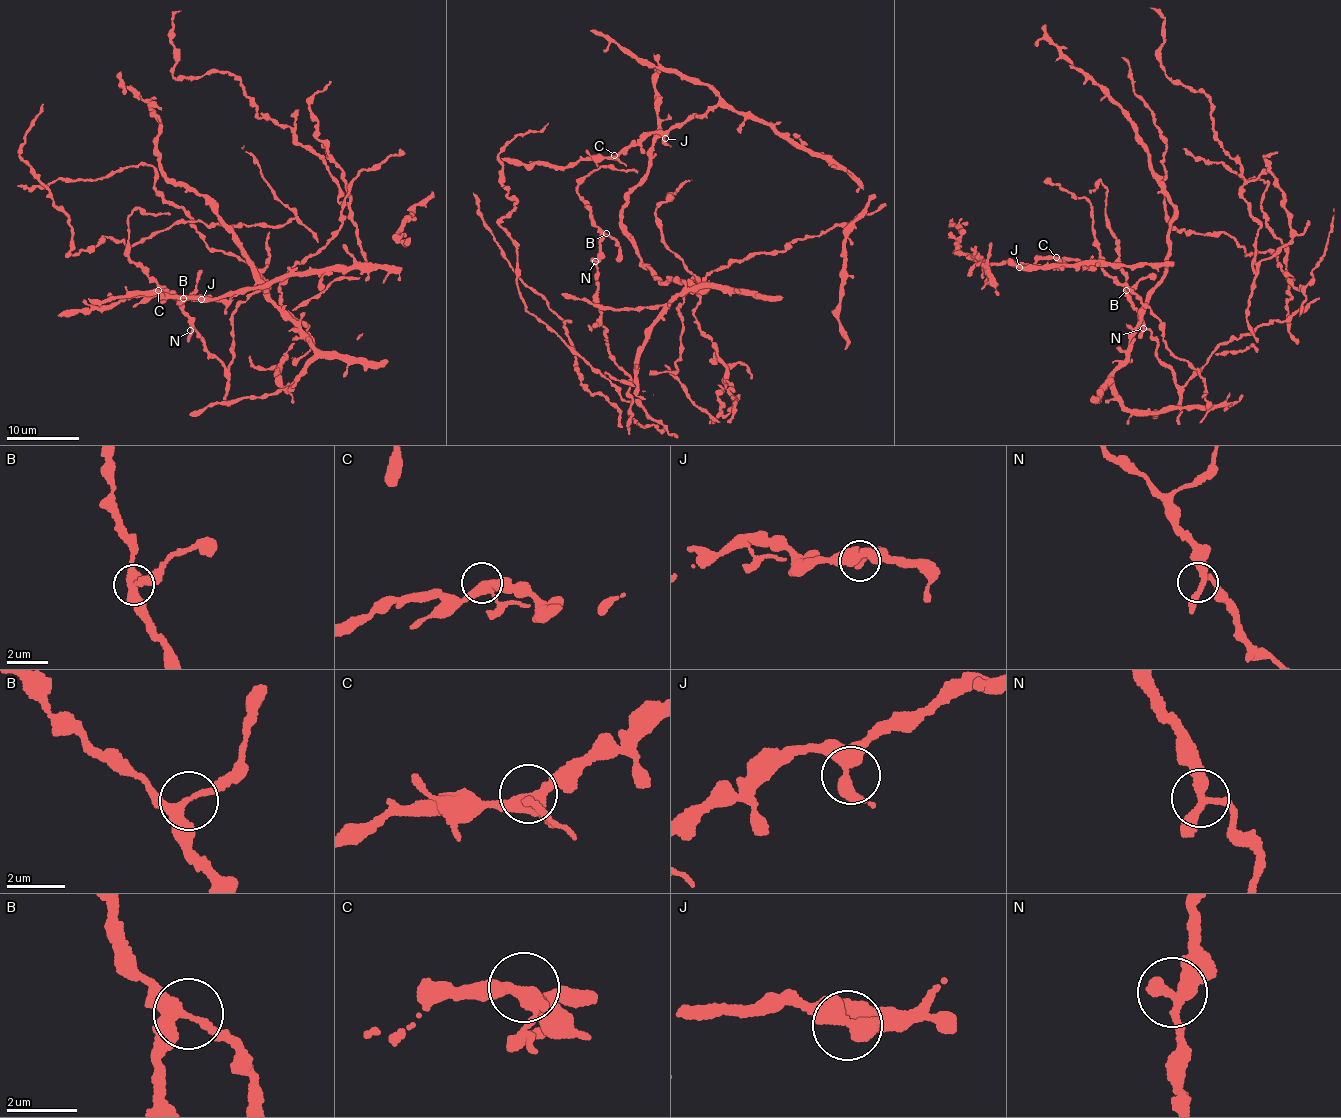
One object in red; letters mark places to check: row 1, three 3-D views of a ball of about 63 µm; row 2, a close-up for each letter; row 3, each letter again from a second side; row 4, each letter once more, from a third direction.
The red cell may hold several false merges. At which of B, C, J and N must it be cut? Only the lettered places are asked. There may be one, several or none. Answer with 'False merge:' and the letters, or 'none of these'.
False merge: none of these

